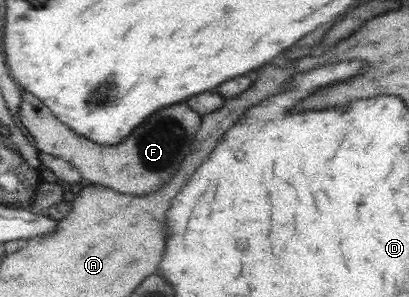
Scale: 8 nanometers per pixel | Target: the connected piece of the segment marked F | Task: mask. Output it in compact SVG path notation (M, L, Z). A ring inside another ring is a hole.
M20 91L21 103L17 114L23 127L35 141L37 151L51 154L74 165L80 176L91 184L110 187L119 193L141 195L153 191L167 183L175 169L181 165L179 159L189 155L195 135L201 127L202 115L193 111L185 101L161 107L155 114L149 115L133 135L125 137L125 143L115 146L102 146L66 126L40 99Z

